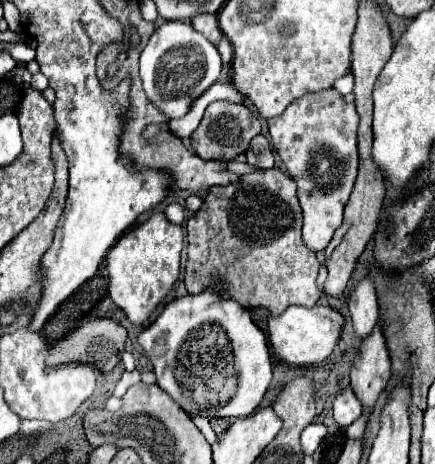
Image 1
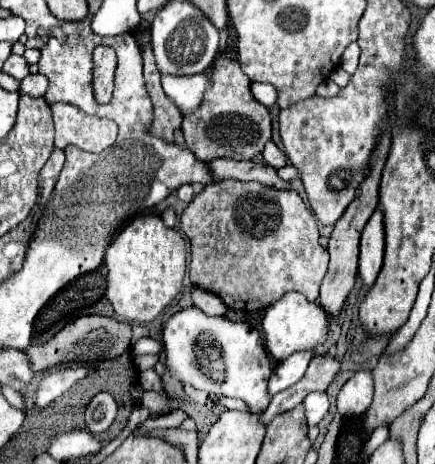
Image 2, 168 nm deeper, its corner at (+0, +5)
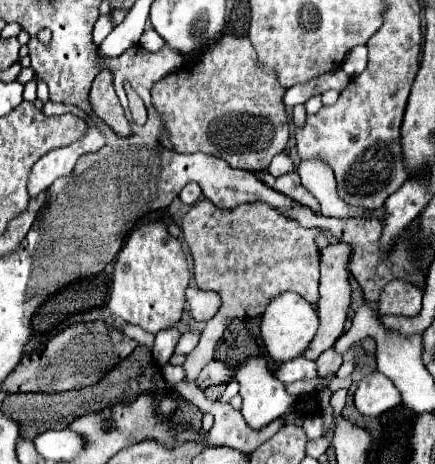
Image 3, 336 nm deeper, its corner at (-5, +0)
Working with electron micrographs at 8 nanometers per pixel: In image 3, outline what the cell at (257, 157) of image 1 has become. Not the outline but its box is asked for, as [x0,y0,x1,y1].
[267,152,293,176]

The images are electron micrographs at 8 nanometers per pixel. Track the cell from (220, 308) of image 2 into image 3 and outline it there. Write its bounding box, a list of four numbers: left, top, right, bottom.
[187,288,221,322]

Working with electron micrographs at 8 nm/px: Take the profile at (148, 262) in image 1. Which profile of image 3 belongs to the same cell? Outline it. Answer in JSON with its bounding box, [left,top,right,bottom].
[107,222,189,334]

